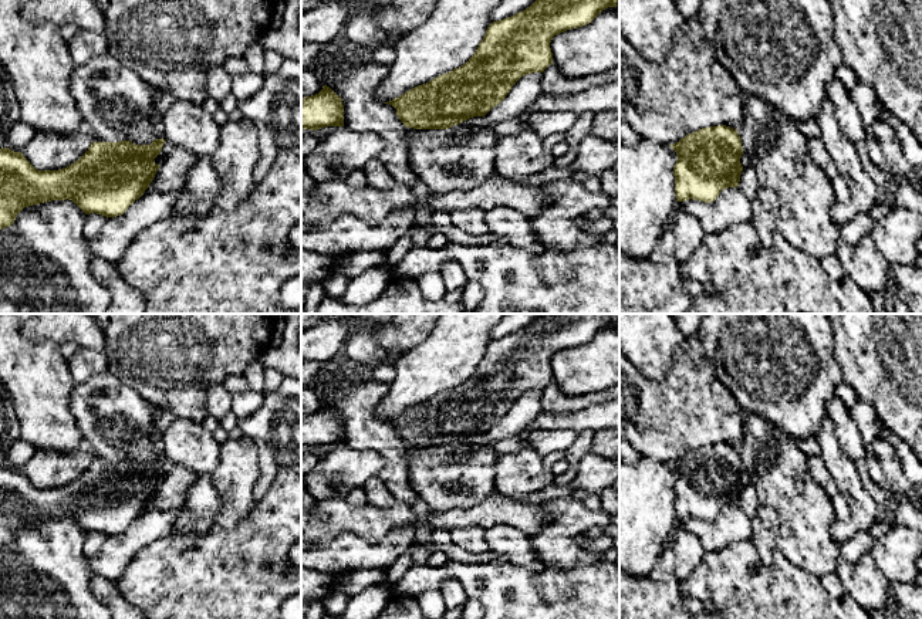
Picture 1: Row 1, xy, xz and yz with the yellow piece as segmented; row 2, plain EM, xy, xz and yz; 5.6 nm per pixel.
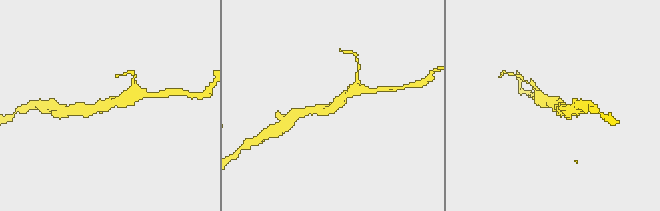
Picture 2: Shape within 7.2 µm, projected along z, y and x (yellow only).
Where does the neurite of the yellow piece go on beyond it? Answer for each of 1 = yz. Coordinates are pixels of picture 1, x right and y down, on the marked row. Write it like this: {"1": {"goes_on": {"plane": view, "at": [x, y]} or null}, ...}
{"1": {"goes_on": null}}

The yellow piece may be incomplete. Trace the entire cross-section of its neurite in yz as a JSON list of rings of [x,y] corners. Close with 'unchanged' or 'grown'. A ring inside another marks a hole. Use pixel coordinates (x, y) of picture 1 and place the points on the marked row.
[[[702,128],[669,146],[678,155],[673,166],[676,202],[715,202],[723,189],[739,186],[743,146],[737,129]]] | unchanged

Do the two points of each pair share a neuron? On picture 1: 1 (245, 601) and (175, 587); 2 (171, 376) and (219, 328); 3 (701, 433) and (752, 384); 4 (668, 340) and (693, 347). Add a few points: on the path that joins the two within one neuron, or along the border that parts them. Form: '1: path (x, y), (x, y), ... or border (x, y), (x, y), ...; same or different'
1: path (228, 601), (210, 601), (192, 588); same
2: path (182, 365), (208, 340); same
3: border (715, 374), (745, 411); different
4: border (685, 337), (675, 349), (666, 372); different

